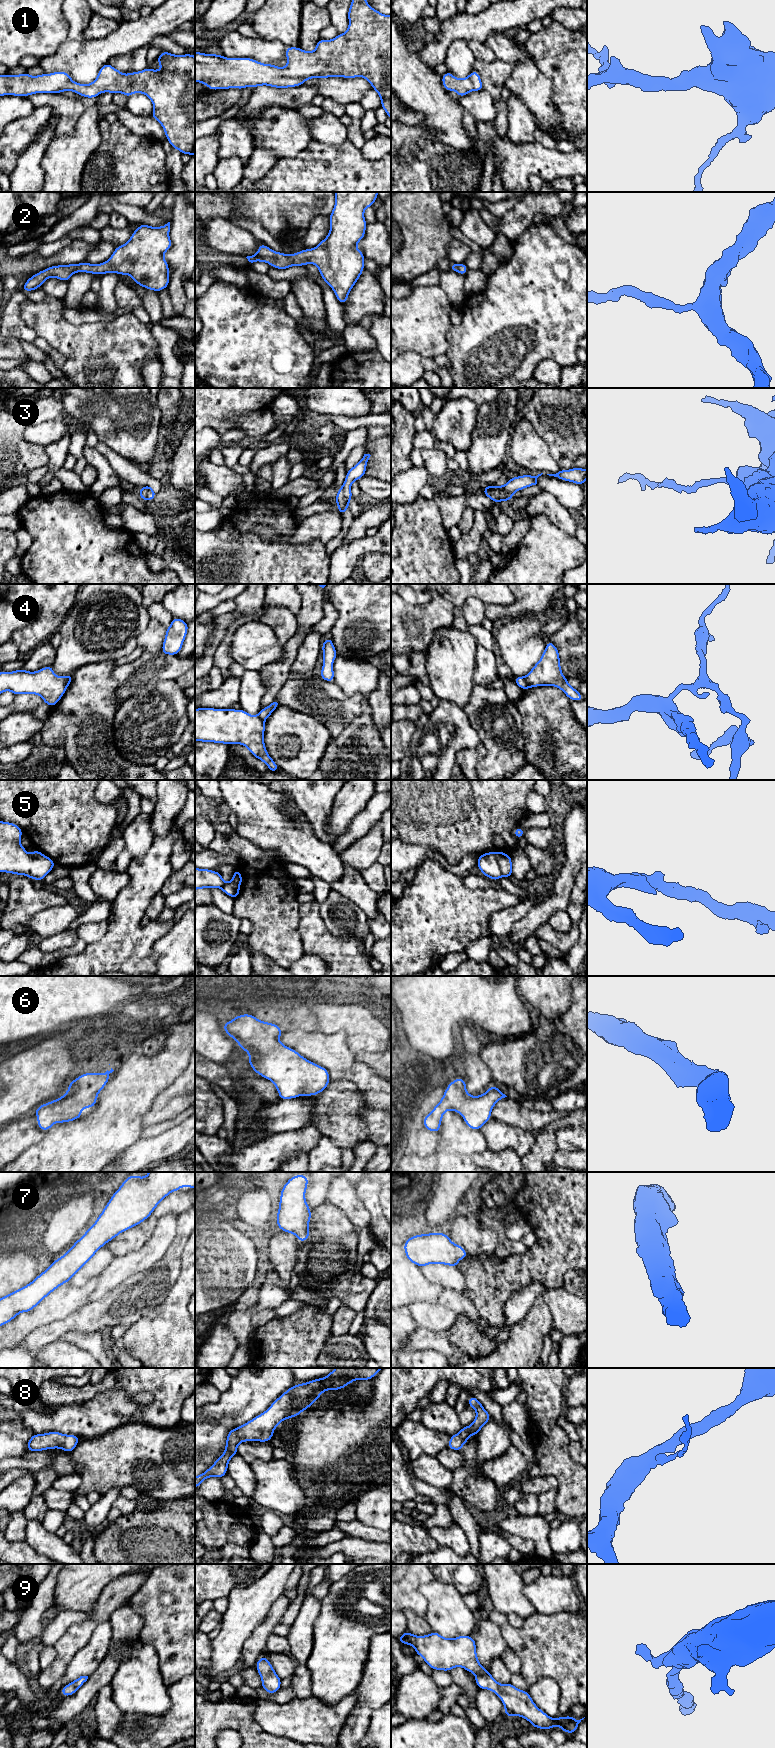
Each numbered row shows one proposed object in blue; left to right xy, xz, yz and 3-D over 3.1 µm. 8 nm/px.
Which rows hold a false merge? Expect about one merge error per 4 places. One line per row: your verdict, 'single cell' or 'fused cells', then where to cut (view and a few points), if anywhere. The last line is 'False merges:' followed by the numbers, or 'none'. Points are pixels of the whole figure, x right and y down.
1: single cell | no cut
2: single cell | no cut
3: fused cells | xz (341, 487), (347, 508)
4: fused cells | yz (524, 677), (526, 688)
5: fused cells | yz (493, 852), (502, 875)
6: single cell | no cut
7: single cell | no cut
8: single cell | no cut
9: single cell | no cut
False merges: 3, 4, 5

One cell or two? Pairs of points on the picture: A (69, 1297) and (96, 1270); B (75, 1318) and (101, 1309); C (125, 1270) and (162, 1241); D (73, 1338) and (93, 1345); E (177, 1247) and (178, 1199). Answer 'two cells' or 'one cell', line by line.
A: two cells
B: one cell
C: one cell
D: one cell
E: two cells

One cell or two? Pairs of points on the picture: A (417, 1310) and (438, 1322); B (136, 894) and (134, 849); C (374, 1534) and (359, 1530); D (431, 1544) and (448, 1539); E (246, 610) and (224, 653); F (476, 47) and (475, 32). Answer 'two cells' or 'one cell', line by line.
A: one cell
B: two cells
C: one cell
D: two cells
E: one cell
F: two cells

